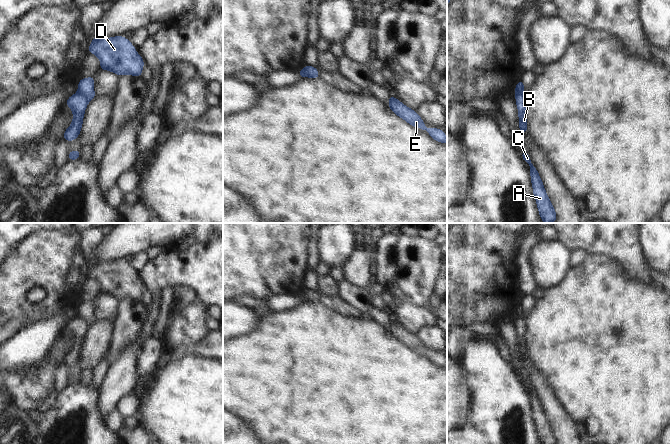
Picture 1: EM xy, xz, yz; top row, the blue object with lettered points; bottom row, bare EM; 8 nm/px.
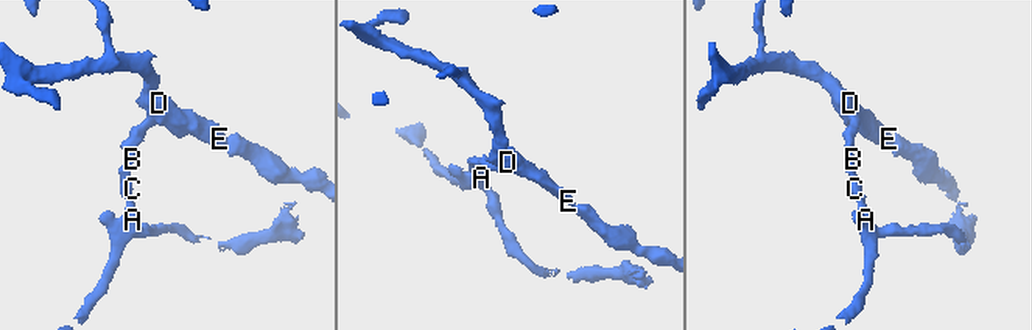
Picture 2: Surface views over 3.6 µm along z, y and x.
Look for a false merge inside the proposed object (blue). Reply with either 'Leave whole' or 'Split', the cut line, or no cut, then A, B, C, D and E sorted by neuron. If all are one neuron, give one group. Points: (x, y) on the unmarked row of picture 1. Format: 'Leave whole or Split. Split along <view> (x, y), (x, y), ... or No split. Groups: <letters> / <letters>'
Split. Split along xy (78, 315), (88, 326). Groups: A B C / D E.

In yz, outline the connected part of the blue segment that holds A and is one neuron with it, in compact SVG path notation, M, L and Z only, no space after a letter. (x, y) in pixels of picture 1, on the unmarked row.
M525 374L522 375L521 382L524 383L526 387L528 387L530 390L529 397L531 399L533 419L537 427L537 433L539 435L541 444L556 444L557 439L555 433L545 415L545 411L543 409L543 406L539 400L537 393L533 389L528 377Z

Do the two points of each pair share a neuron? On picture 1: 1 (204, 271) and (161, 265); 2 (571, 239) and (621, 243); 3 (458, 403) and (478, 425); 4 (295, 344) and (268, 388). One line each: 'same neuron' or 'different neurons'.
1: same neuron
2: same neuron
3: different neurons
4: same neuron

